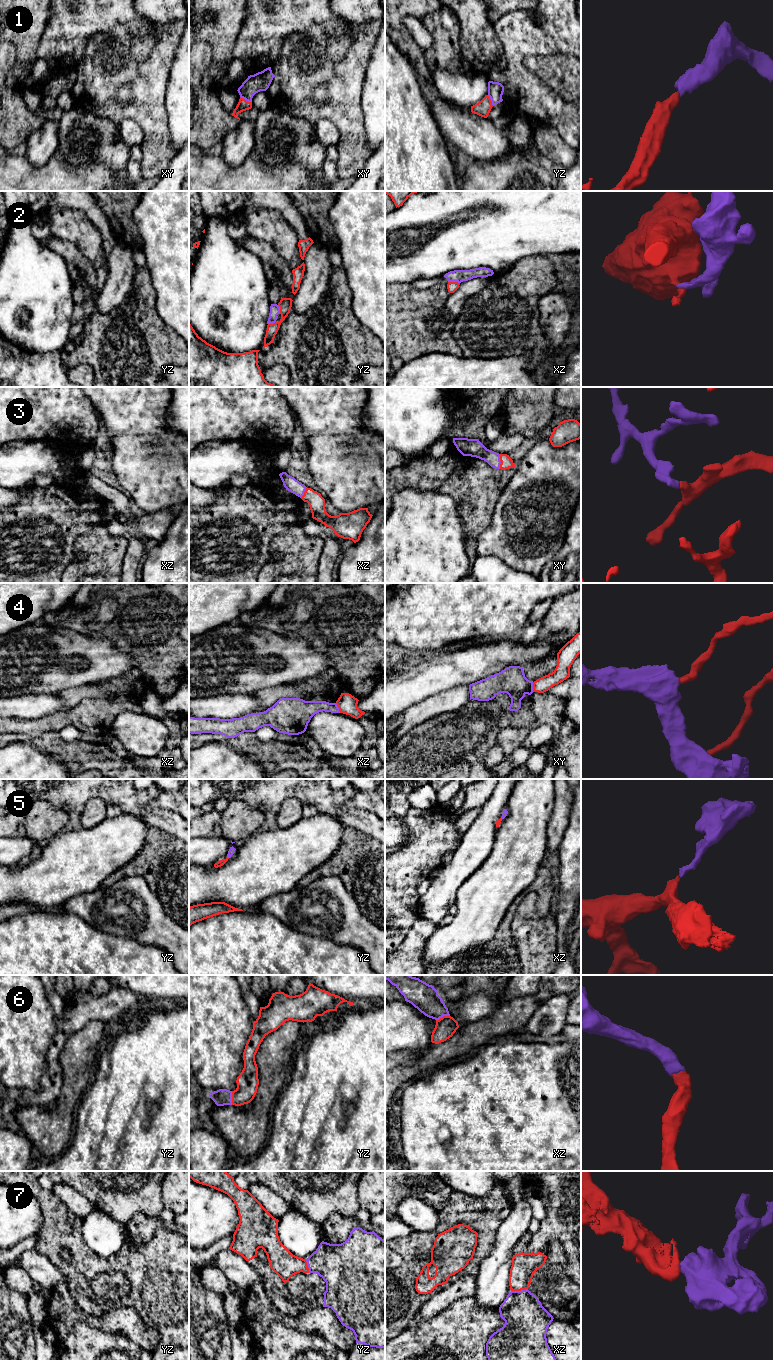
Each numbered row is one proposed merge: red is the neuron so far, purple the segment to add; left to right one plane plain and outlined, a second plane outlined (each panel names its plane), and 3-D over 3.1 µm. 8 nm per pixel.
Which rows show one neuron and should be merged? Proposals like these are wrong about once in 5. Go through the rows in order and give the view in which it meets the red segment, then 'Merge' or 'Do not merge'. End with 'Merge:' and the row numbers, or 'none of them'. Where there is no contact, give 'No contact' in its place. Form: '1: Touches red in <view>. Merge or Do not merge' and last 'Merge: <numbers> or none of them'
1: Touches red in xy. Merge
2: Touches red in xz. Merge
3: Touches red in xy. Merge
4: Touches red in xz. Do not merge
5: Touches red in yz. Merge
6: Touches red in yz. Merge
7: Touches red in xz. Merge
Merge: 1, 2, 3, 5, 6, 7

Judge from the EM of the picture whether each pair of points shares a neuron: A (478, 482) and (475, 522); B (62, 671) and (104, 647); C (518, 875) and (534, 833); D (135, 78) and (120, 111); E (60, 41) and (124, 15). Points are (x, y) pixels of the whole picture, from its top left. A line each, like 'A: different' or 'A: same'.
A: same
B: same
C: same
D: same
E: same

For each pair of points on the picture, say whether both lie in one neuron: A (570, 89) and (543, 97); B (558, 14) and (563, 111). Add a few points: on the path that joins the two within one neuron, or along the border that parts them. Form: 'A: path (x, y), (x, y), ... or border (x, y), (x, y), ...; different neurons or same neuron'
A: border (539, 78), (563, 99), (570, 102); different neurons
B: path (536, 40), (520, 56), (520, 74), (537, 91); same neuron

